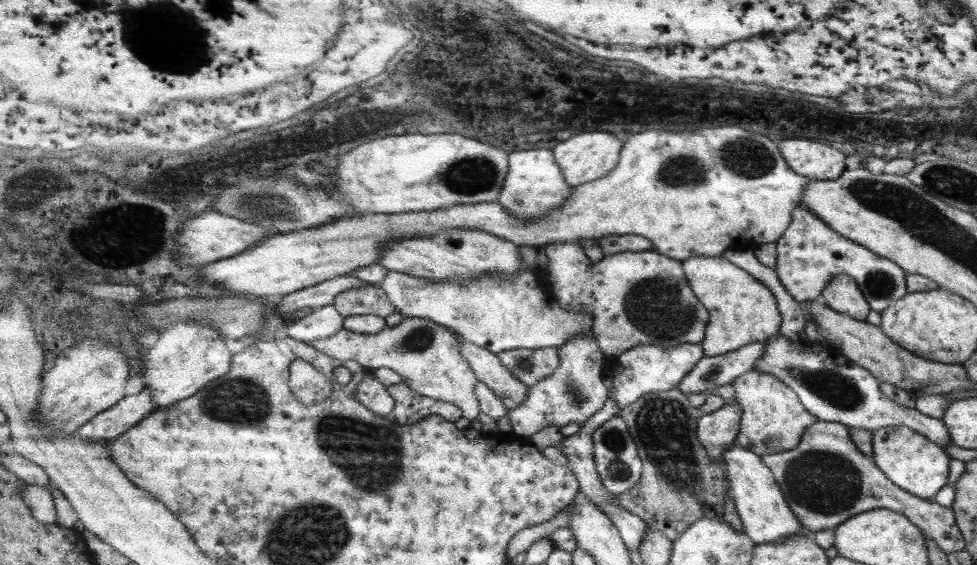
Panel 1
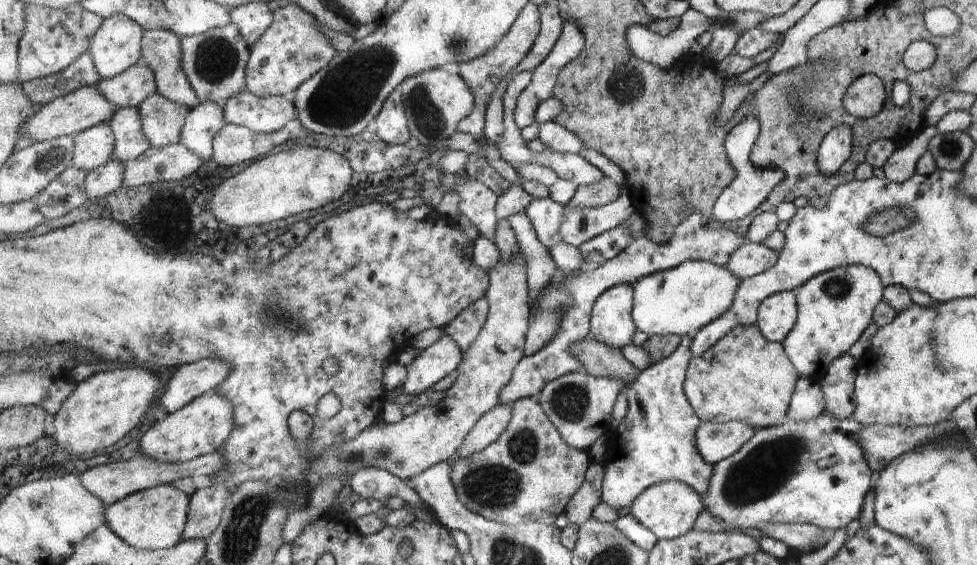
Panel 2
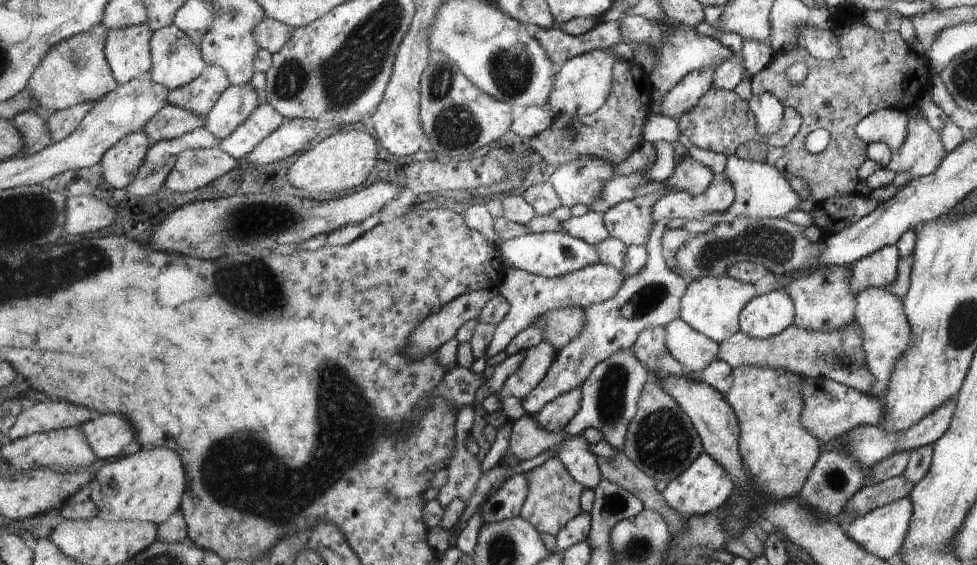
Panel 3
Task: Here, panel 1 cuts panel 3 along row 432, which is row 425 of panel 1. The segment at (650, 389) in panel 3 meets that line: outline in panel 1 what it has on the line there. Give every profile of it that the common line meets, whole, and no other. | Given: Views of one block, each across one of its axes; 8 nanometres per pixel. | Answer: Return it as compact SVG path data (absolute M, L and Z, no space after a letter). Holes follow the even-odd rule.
M680 389L667 390L643 396L637 402L627 406L620 416L630 428L639 455L643 460L644 470L641 480L629 492L616 495L616 502L629 512L649 522L649 526L663 532L671 541L677 541L686 531L702 518L721 519L727 497L727 484L720 464L707 455L706 447L699 442L697 435L699 419L703 417L701 409L690 404L688 395Z

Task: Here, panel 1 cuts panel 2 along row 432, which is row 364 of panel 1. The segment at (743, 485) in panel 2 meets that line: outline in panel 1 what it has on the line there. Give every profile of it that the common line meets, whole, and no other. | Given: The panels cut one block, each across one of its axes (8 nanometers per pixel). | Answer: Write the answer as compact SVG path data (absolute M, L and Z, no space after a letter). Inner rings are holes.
M778 330L764 342L765 354L754 362L754 369L778 378L788 386L803 409L813 414L816 421L837 422L845 427L863 428L871 432L887 426L905 426L941 448L950 444L947 429L941 420L924 416L915 408L899 406L886 398L879 391L879 382L874 376L832 347L815 352L806 345L802 352Z

